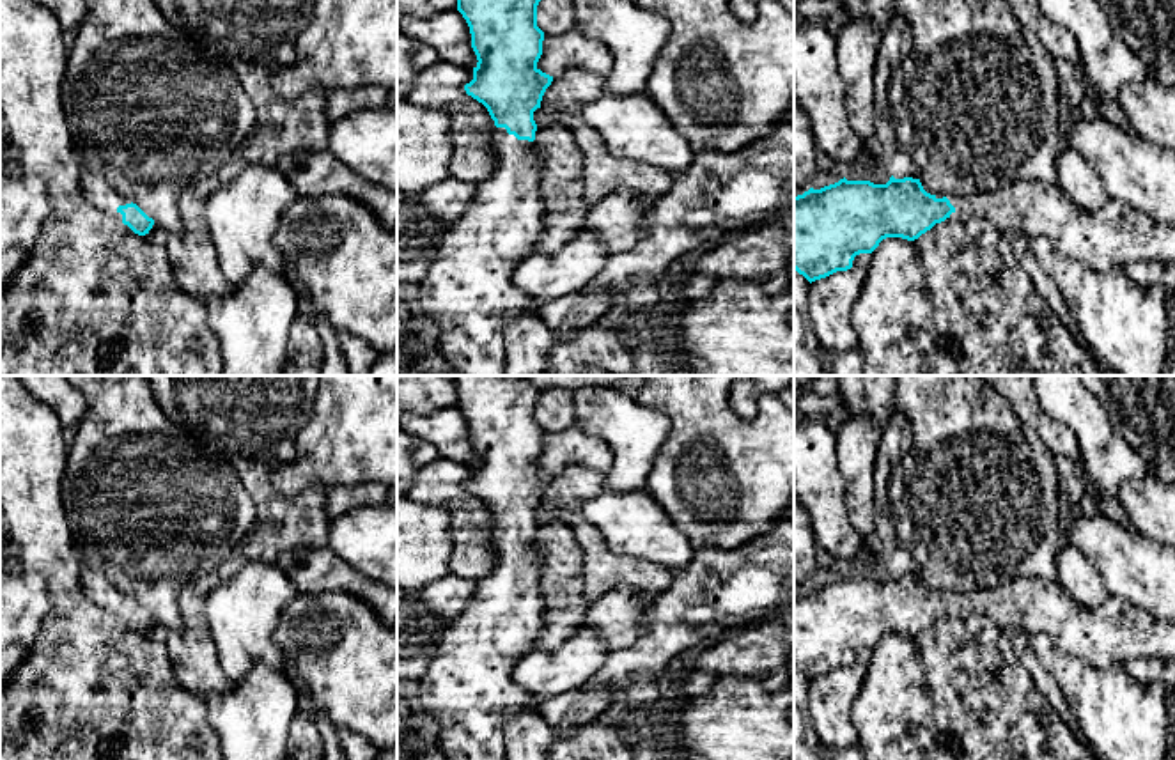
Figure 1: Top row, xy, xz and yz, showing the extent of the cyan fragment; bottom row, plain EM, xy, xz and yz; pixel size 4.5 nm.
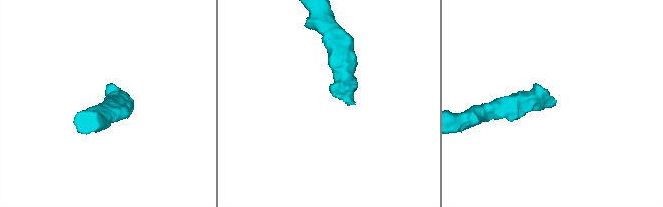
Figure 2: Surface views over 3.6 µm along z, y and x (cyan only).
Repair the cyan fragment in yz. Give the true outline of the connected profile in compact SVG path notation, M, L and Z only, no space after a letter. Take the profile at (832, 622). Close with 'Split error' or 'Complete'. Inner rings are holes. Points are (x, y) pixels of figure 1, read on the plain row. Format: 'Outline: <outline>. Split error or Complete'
Outline: M893 572L886 581L847 578L794 593L794 666L810 680L852 664L860 650L872 650L886 634L918 636L946 615L987 615L1001 629L1021 629L1030 636L1049 634L1060 650L1097 668L1134 657L1175 659L1175 622L1152 617L1132 602L1109 595L1099 608L1079 606L1060 583L1014 579L996 588L966 593L939 593L923 586L920 576Z. Split error

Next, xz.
Outline: M455 376L454 383L457 407L470 423L479 457L464 487L482 500L494 517L496 565L475 581L461 615L441 631L436 654L413 687L413 698L418 709L440 721L438 748L448 760L505 760L507 719L542 700L512 680L512 664L537 648L546 627L539 590L541 565L533 547L533 508L541 505L553 478L553 473L537 464L544 438L544 429L537 423L537 402L544 392L526 376Z. Split error

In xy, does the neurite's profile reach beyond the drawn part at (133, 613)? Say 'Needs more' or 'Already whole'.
Needs more

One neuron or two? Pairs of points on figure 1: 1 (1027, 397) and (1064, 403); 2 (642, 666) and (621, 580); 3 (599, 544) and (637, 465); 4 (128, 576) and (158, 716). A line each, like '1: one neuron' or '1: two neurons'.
1: two neurons
2: two neurons
3: two neurons
4: two neurons

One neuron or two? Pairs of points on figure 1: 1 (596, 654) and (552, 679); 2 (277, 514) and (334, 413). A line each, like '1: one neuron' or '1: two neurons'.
1: one neuron
2: two neurons

